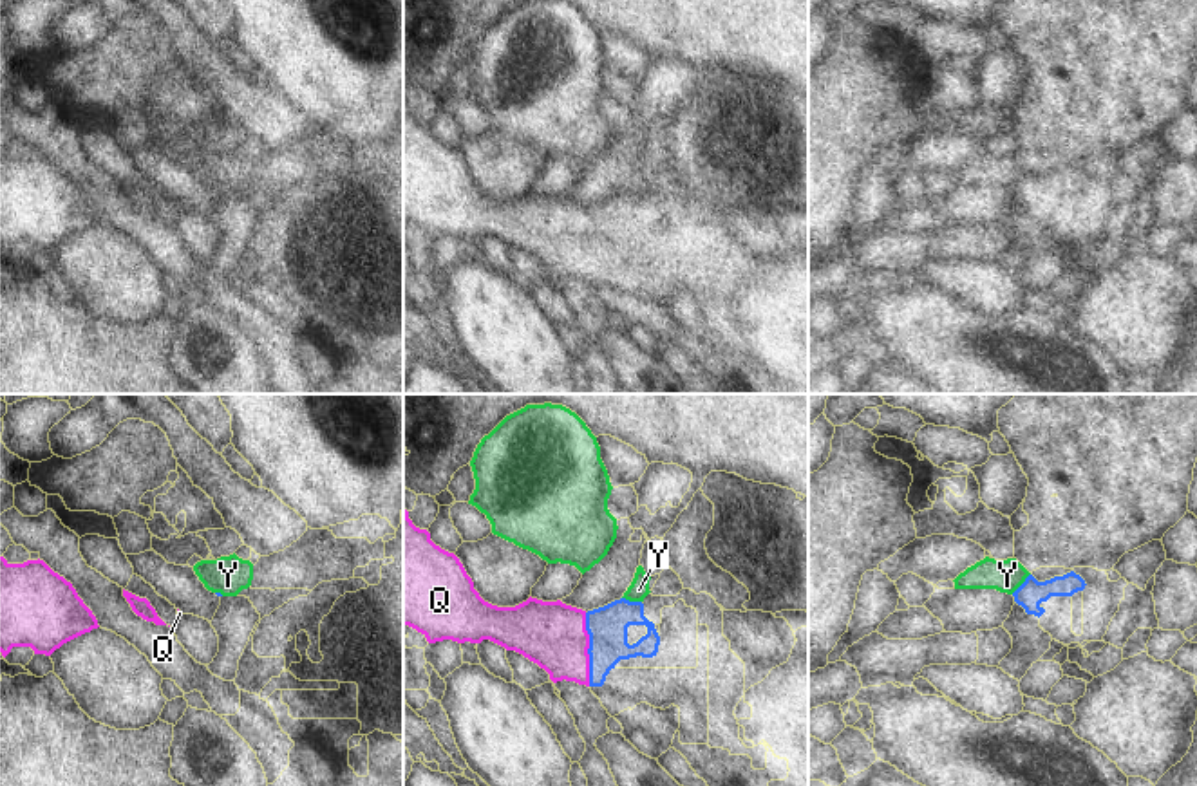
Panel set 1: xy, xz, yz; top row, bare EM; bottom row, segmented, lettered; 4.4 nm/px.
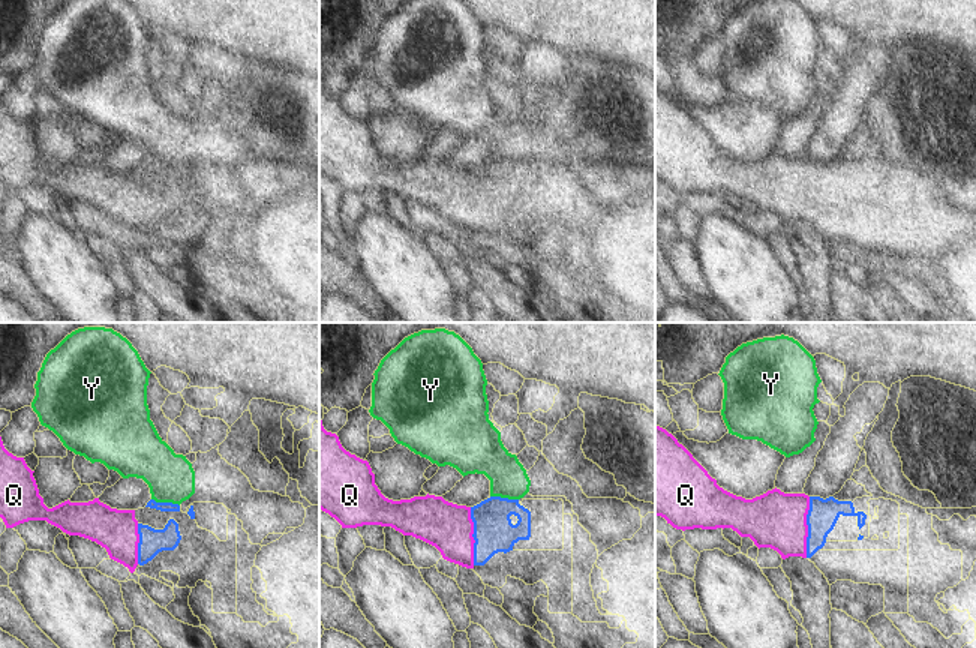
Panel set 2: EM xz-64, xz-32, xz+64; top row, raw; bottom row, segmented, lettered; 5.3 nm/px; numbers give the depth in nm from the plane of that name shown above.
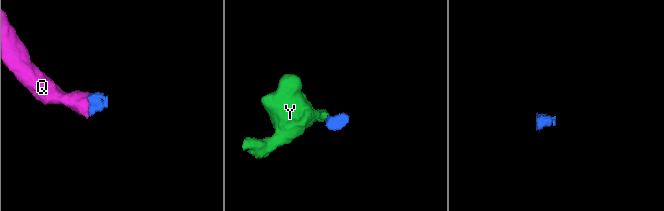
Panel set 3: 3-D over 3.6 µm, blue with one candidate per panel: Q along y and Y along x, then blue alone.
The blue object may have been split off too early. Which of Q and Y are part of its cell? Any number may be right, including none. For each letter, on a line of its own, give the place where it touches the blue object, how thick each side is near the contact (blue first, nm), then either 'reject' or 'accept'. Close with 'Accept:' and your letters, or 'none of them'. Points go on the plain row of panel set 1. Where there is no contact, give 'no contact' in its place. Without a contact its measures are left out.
Q: contact xz (588, 244); calibres 180 and 300 nm; accept
Y: contact yz (1022, 179); calibres 120 and 140 nm; reject
Accept: Q

